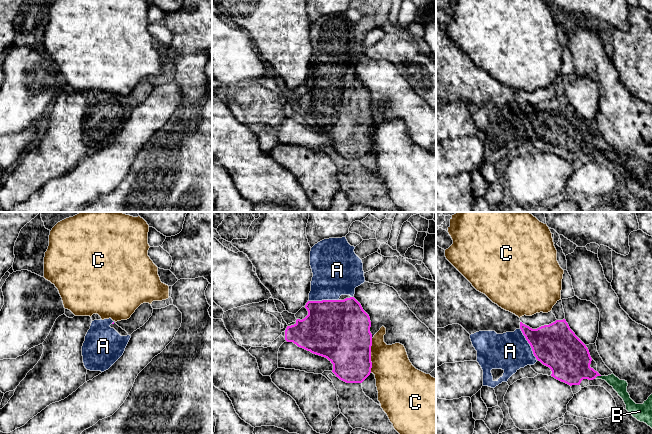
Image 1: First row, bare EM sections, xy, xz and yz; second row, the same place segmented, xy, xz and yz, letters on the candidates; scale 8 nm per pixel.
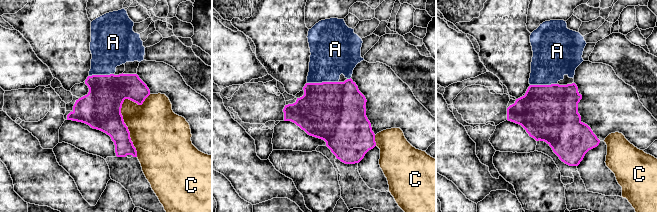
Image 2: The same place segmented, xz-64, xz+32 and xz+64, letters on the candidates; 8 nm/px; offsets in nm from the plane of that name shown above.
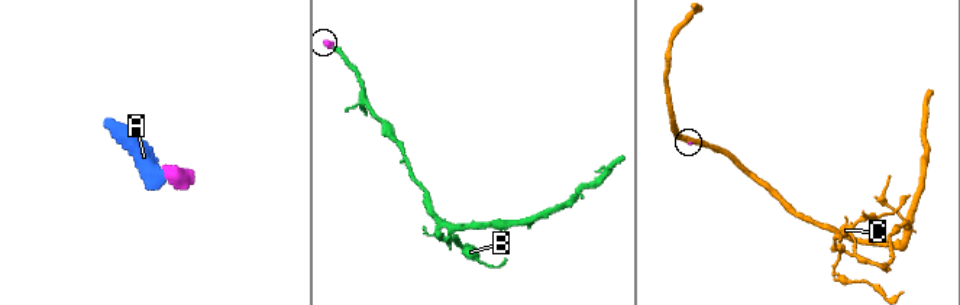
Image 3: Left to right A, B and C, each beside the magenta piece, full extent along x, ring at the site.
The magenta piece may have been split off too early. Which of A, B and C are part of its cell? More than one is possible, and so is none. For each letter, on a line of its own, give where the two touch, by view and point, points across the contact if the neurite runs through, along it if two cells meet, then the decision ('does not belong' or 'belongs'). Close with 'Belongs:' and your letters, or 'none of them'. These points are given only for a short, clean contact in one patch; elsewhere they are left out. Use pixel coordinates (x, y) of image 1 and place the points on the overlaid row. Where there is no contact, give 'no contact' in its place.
A: xz (323, 300) | belongs
B: yz (597, 375) | across yz (570, 360), (583, 371), (597, 375), (611, 379), (620, 386) | belongs
C: xz (370, 355) | does not belong
Belongs: A, B

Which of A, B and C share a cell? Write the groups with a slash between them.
A B / C

